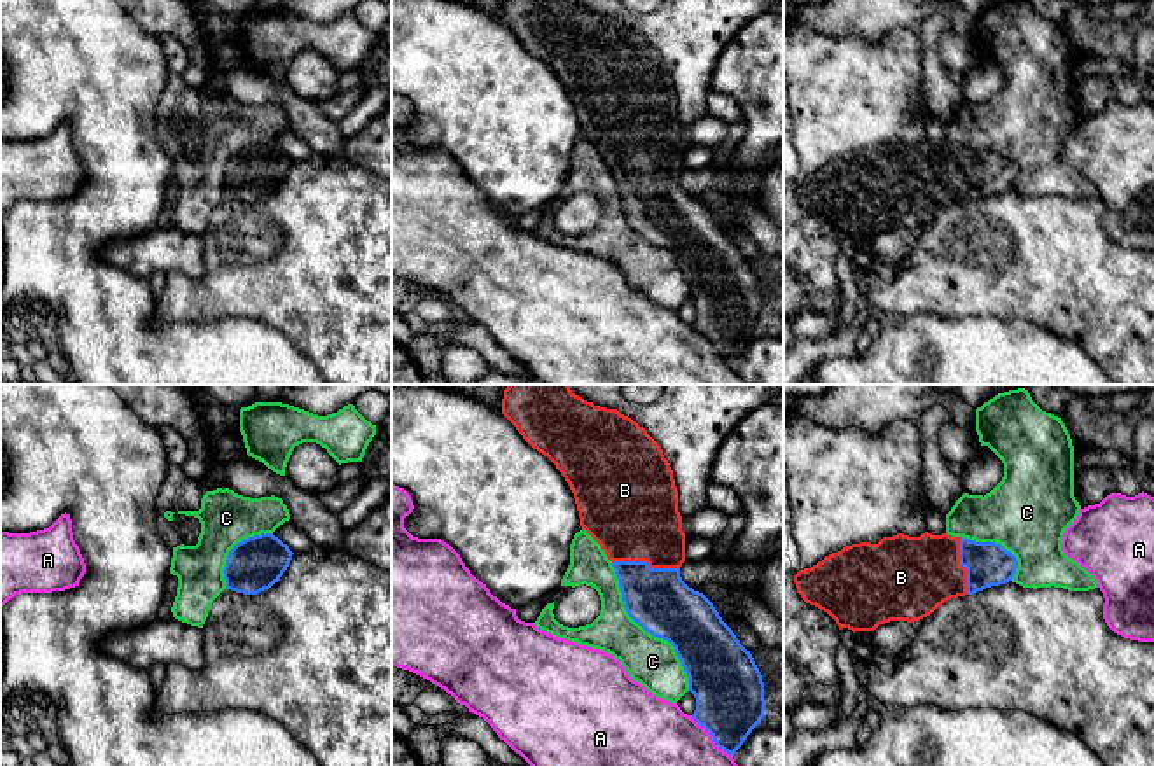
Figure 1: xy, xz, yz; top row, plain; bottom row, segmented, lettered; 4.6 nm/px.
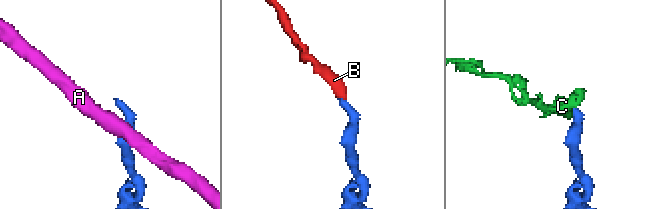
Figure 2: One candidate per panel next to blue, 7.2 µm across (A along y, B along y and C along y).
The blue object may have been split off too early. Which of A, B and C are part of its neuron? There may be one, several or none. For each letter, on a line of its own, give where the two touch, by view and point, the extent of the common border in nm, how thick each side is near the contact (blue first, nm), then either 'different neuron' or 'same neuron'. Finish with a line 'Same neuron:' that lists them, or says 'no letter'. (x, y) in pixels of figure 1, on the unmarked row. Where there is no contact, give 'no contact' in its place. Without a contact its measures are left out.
A: contact xz (712, 345); length 260 nm; calibres 320 and 480 nm; different neuron
B: contact xz (646, 170); length 320 nm; calibres 280 and 440 nm; same neuron
C: contact xz (647, 240); length 700 nm; calibres 280 and 220 nm; different neuron
Same neuron: B

